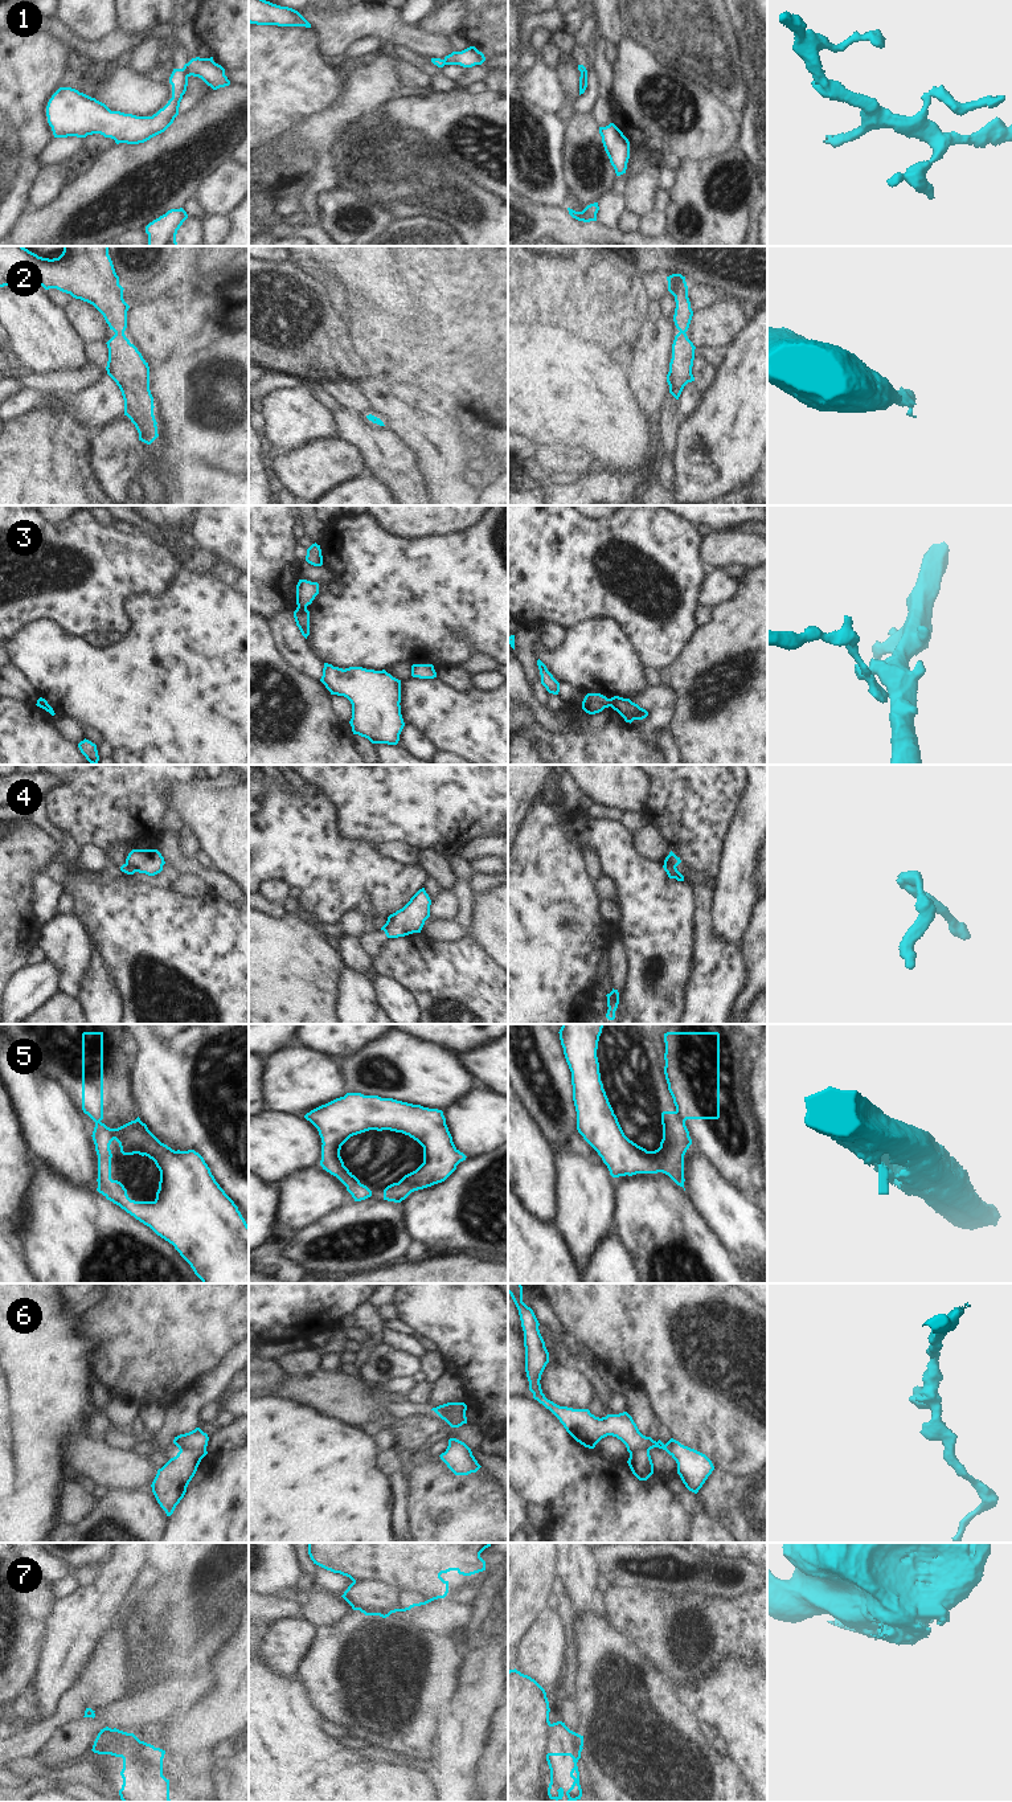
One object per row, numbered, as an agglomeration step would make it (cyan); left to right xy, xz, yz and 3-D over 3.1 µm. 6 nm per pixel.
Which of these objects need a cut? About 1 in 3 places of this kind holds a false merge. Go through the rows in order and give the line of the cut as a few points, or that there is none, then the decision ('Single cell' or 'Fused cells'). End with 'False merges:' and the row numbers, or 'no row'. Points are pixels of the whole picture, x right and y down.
1: Split along xy (181, 69), (187, 77). Fused cells
2: No split. Single cell
3: Split along xz (298, 606), (306, 607). Fused cells
4: Split along yz (664, 863), (675, 867). Fused cells
5: Split along yz (676, 1109), (684, 1122). Fused cells
6: Split along xz (464, 1415), (451, 1415), (447, 1421). Fused cells
7: Split along xz (353, 1580), (379, 1580), (392, 1585), (414, 1605). Fused cells
False merges: 1, 3, 4, 5, 6, 7.

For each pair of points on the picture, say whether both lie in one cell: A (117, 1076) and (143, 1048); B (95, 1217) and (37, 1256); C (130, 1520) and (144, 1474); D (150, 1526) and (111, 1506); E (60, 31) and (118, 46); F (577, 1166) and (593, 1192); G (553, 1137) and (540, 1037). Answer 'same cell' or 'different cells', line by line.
A: different cells
B: same cell
C: different cells
D: same cell
E: same cell
F: same cell
G: same cell

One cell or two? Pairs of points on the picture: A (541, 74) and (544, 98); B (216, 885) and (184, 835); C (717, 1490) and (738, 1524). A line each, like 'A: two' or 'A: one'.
A: one
B: two
C: one

